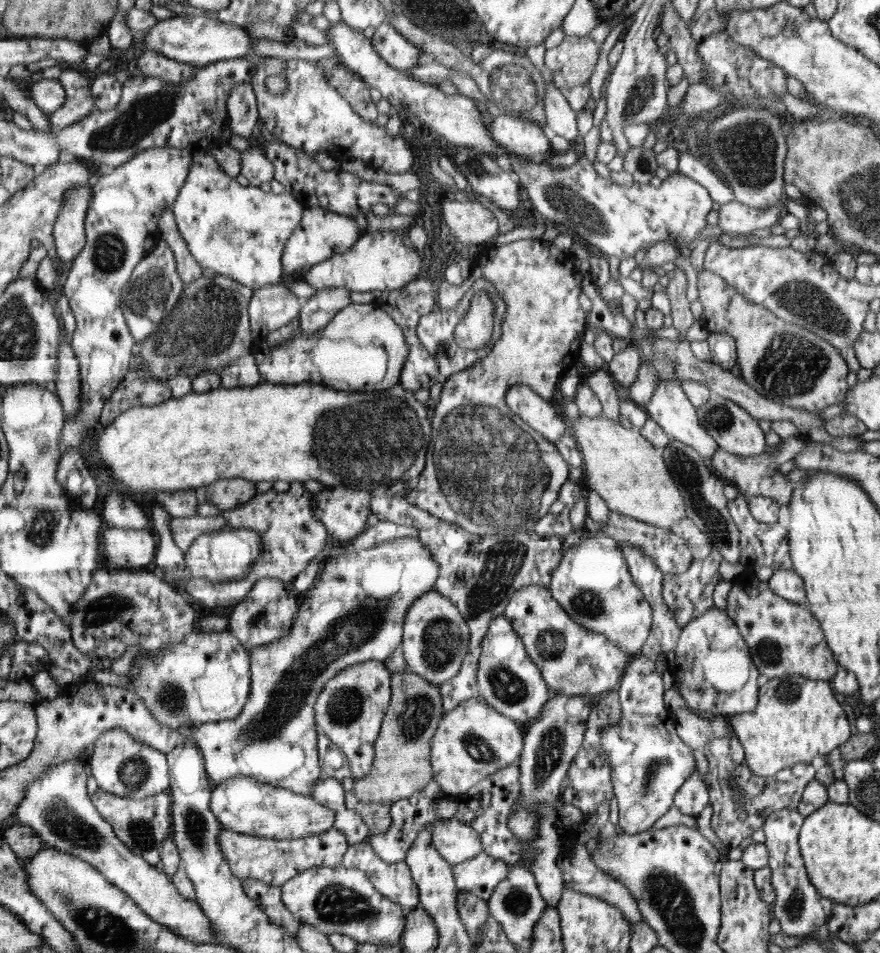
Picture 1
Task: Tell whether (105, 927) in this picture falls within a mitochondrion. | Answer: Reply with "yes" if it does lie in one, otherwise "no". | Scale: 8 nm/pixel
yes

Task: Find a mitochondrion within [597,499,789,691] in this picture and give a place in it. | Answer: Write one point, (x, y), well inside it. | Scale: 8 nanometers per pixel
(769, 651)

